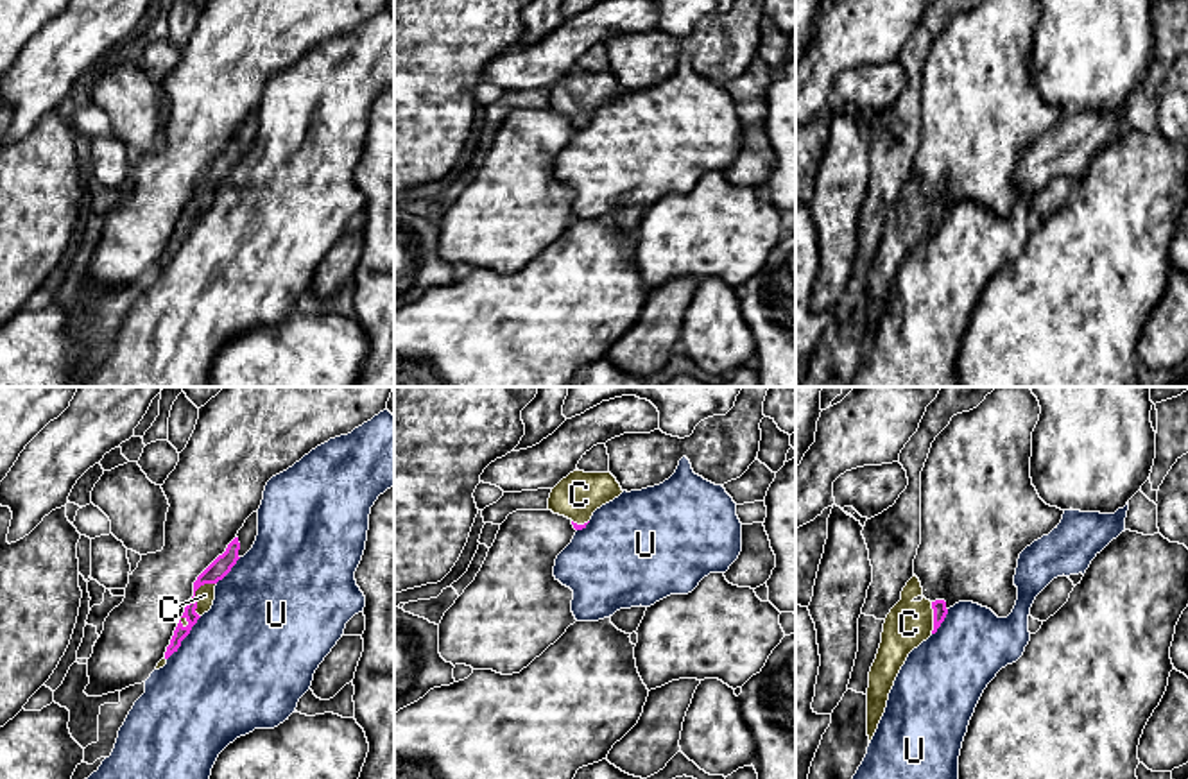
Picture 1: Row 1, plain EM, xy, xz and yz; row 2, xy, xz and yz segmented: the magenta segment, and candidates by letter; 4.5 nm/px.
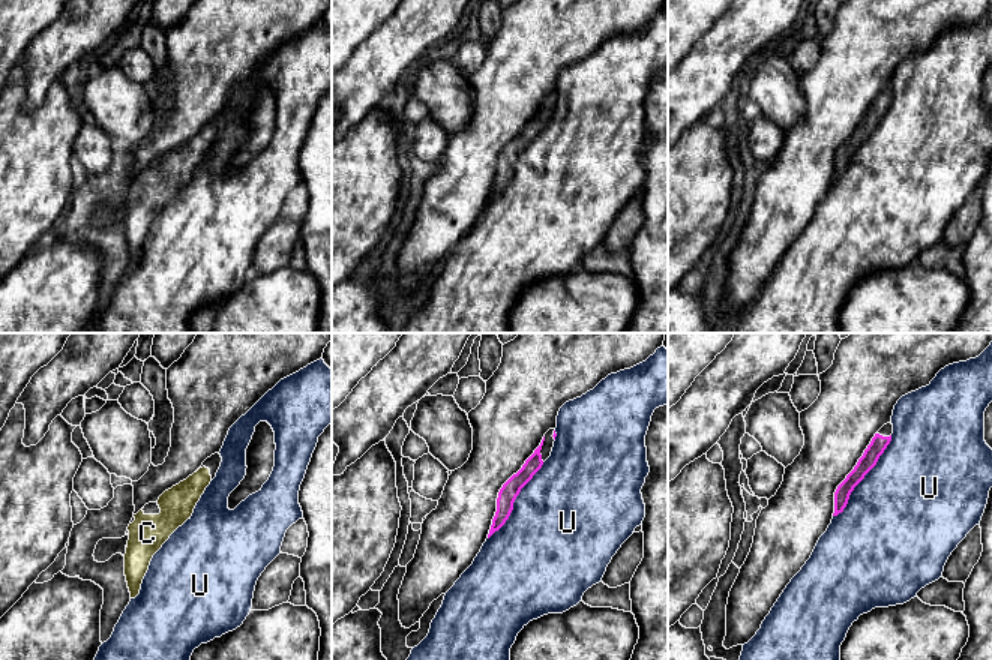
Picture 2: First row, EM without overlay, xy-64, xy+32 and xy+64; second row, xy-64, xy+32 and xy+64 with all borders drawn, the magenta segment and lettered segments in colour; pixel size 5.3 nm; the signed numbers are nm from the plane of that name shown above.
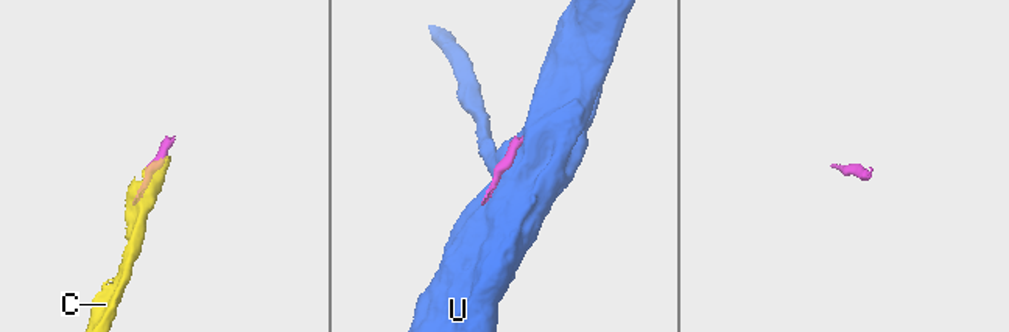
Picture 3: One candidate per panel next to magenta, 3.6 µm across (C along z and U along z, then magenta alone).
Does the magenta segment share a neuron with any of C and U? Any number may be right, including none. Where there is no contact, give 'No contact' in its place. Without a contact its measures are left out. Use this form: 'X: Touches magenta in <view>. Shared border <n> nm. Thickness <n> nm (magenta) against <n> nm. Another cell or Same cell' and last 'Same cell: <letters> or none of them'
C: Touches magenta in xy. Shared border 180 nm. Thickness 90 nm (magenta) against 90 nm. Same cell
U: Touches magenta in xy. Shared border 260 nm. Thickness 60 nm (magenta) against 500 nm. Another cell
Same cell: C

